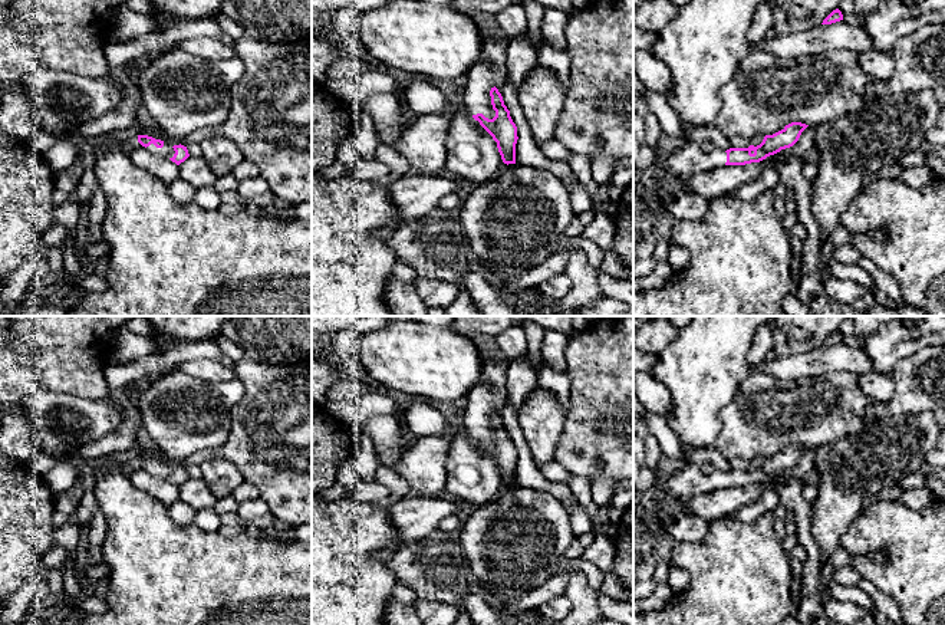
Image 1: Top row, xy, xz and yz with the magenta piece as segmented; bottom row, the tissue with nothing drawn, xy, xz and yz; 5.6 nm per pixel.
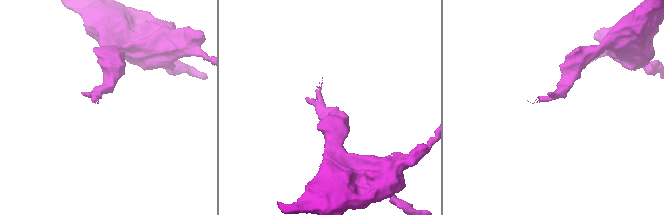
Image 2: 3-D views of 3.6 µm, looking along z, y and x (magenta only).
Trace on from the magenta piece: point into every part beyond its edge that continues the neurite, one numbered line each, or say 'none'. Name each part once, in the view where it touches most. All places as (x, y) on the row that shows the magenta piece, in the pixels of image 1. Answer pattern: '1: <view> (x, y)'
1: xz (491, 69)

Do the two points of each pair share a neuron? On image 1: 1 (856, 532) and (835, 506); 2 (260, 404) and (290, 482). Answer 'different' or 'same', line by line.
1: different
2: same

